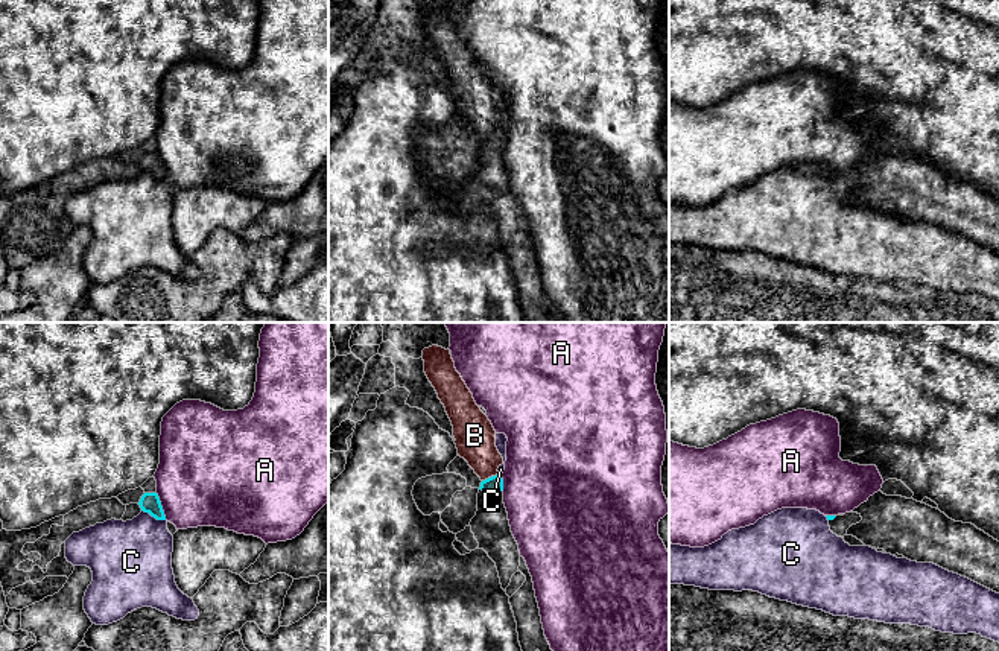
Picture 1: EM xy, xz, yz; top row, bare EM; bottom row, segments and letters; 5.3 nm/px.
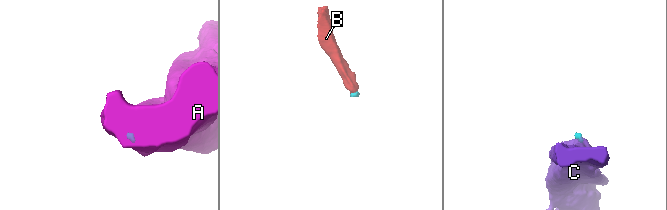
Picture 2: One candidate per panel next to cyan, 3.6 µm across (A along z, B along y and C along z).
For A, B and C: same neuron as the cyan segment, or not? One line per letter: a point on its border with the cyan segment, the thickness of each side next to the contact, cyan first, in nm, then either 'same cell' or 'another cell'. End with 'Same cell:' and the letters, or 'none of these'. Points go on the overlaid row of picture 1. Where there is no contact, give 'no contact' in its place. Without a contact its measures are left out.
A: meets cyan in xy at (161, 507); 110 nm thick on the cyan side, 480 nm on the other; another cell
B: meets cyan in xz at (491, 476); 80 nm thick on the cyan side, 220 nm on the other; same cell
C: meets cyan in xy at (154, 516); 110 nm thick on the cyan side, 400 nm on the other; another cell
Same cell: B

